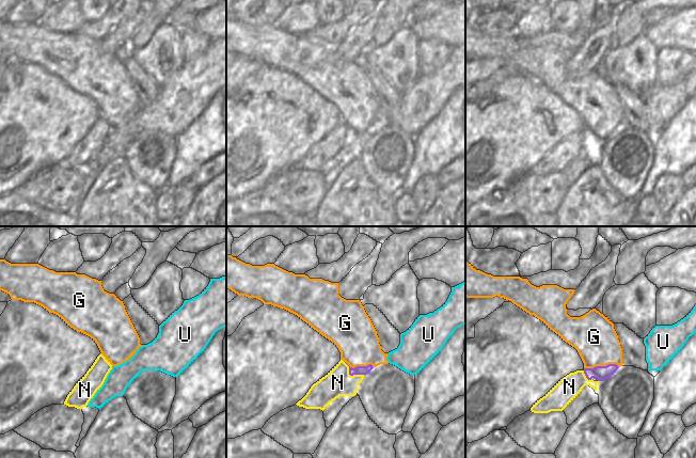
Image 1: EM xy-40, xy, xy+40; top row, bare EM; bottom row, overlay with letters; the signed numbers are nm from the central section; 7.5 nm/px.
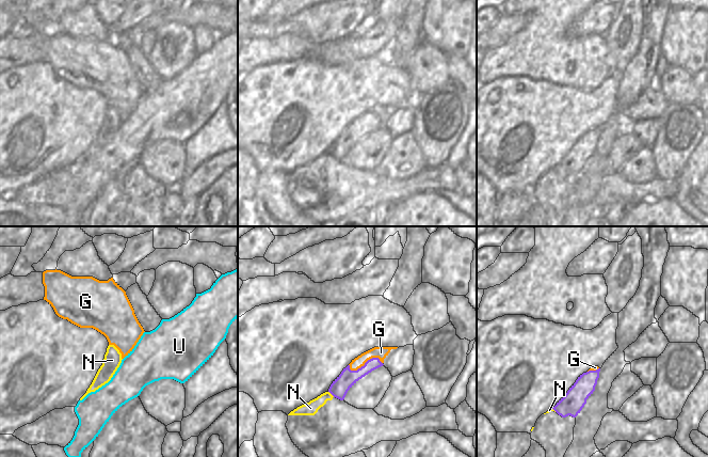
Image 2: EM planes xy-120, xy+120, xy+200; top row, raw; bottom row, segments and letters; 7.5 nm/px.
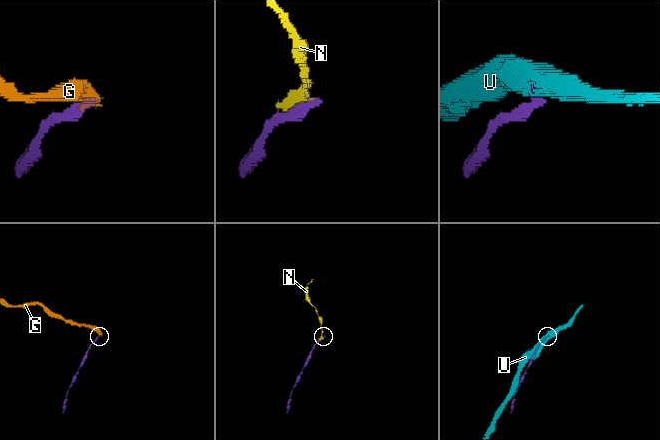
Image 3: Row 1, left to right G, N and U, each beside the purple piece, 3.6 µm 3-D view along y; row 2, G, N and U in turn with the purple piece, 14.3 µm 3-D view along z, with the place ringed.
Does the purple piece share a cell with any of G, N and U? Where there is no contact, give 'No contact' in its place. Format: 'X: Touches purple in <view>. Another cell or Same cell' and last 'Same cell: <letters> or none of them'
G: Touches purple in xy+40. Another cell
N: Touches purple in xy. Same cell
U: No contact. Another cell
Same cell: N.

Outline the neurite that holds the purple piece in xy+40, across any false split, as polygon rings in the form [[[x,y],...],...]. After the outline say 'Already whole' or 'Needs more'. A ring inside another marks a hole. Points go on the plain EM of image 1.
[[[608,125],[570,133],[560,140],[542,159],[537,161],[531,172],[534,174],[563,172],[585,146],[589,146],[596,153],[597,145],[614,136],[618,129],[617,125]]]. Needs more.

